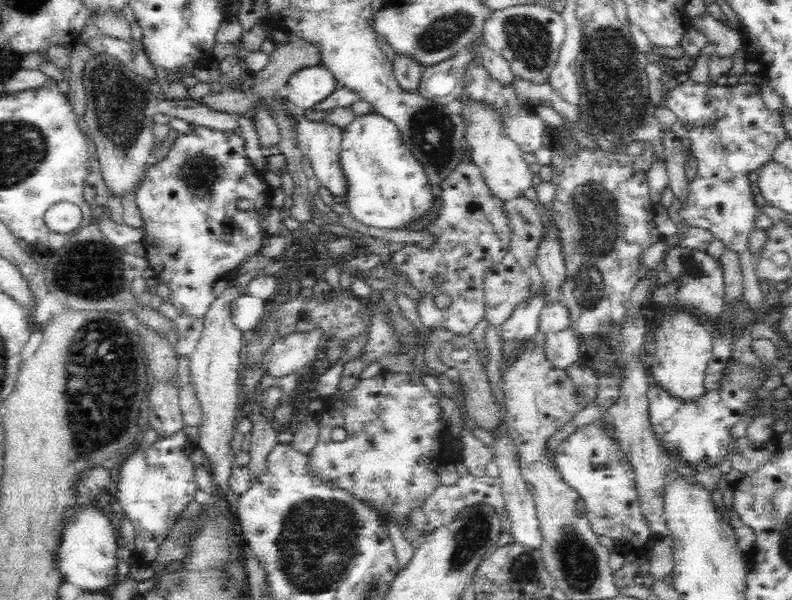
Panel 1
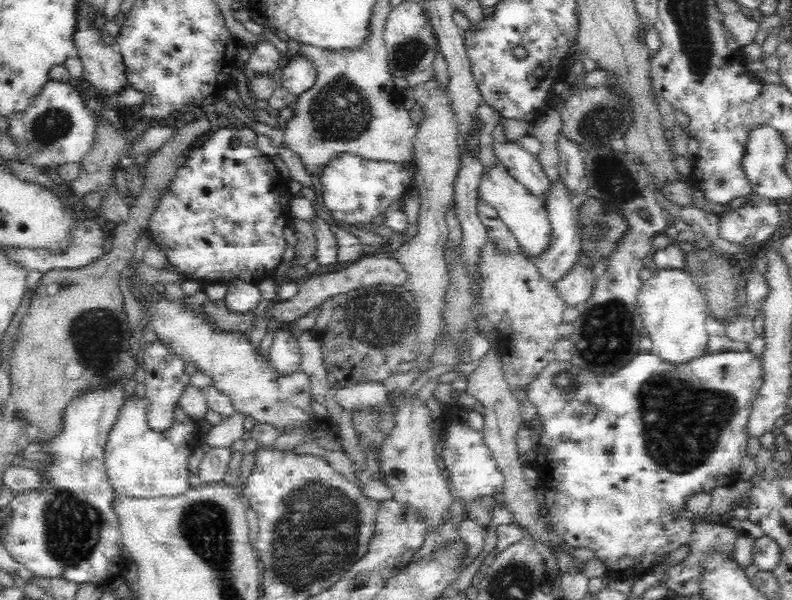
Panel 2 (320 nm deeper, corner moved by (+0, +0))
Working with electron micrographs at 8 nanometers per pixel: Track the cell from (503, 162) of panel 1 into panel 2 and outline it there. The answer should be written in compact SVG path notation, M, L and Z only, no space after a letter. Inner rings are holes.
M497 156L494 164L483 168L483 175L479 182L479 198L497 210L504 225L517 237L519 244L527 252L527 259L531 261L548 246L552 238L552 228L546 207L509 173L506 165Z

